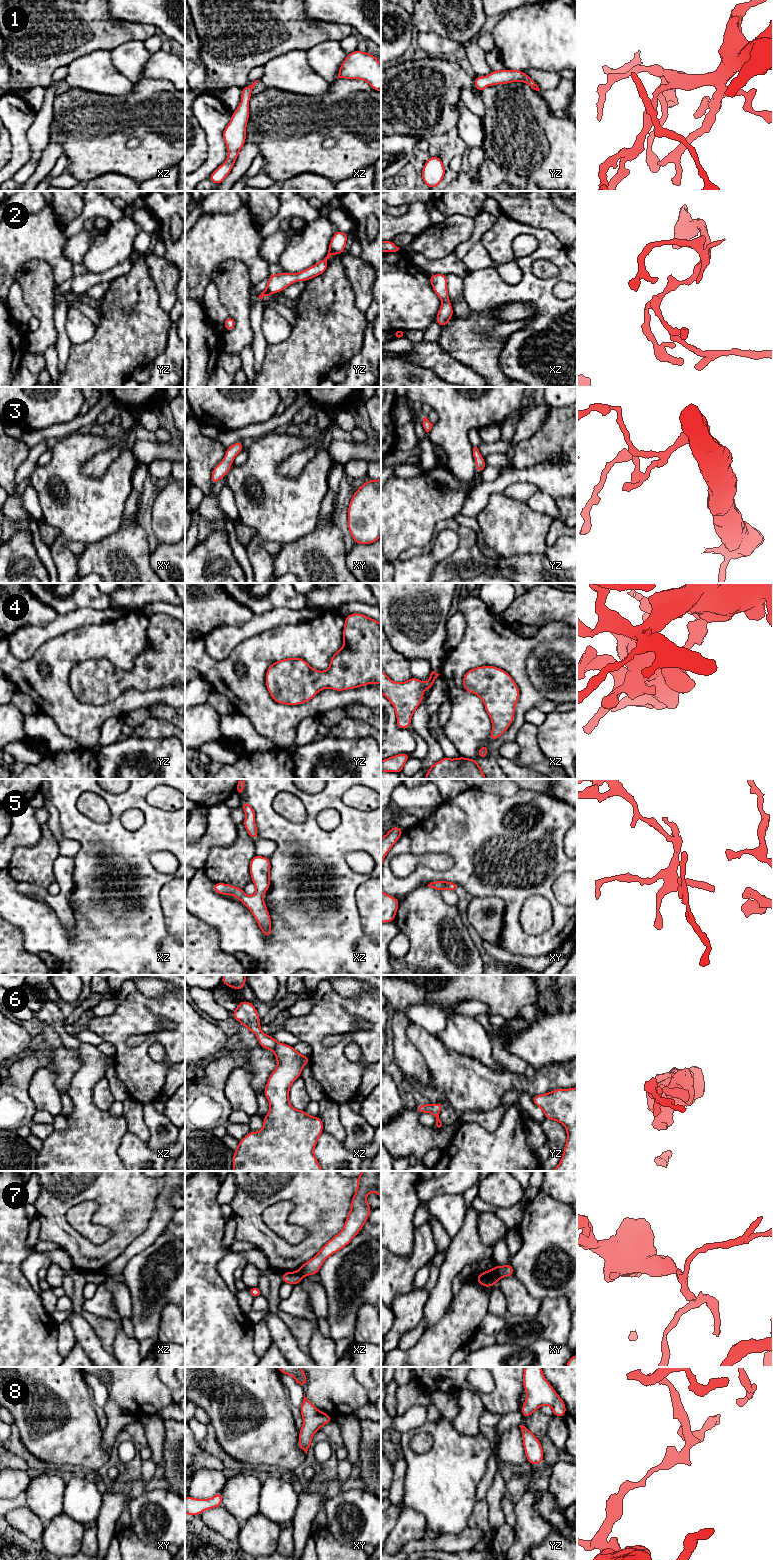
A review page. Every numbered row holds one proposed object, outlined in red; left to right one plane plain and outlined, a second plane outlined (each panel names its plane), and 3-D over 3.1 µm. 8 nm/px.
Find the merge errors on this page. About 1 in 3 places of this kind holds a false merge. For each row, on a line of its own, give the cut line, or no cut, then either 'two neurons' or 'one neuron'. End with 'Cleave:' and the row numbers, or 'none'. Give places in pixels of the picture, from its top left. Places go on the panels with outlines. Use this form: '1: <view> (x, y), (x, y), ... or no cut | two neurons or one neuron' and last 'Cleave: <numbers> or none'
1: no cut | one neuron
2: no cut | one neuron
3: no cut | one neuron
4: no cut | one neuron
5: no cut | one neuron
6: no cut | one neuron
7: xy (492, 1269), (498, 1278) | two neurons
8: no cut | one neuron
Cleave: 7

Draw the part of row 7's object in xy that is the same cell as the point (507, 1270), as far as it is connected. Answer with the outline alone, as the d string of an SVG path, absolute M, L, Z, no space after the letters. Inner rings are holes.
M511 1264L504 1265L504 1266L494 1265L493 1271L498 1279L514 1275L514 1270Z

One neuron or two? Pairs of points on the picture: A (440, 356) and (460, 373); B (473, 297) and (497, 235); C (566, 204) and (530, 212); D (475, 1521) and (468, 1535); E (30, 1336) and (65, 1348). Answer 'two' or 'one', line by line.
A: one
B: one
C: two
D: two
E: two

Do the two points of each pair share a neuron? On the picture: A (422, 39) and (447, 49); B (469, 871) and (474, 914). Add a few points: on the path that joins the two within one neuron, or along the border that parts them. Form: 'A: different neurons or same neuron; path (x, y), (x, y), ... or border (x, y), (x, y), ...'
A: same neuron; path (428, 42), (441, 46)
B: different neurons; border (473, 896), (497, 897)

